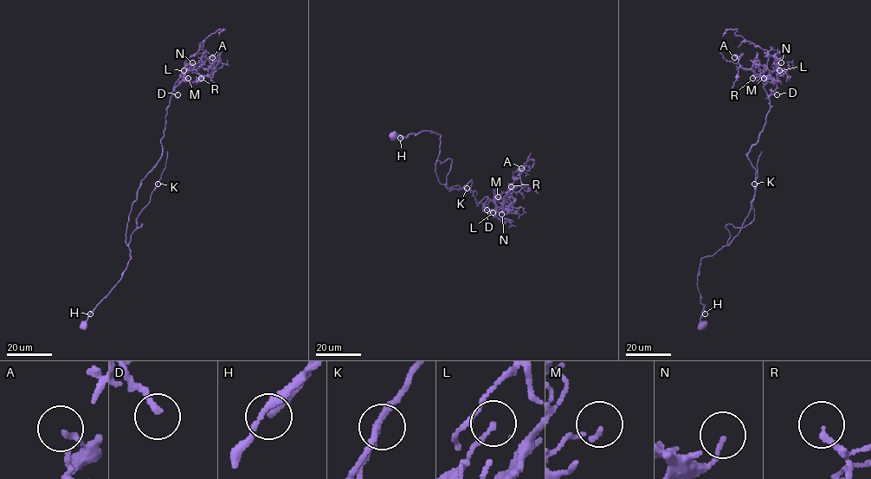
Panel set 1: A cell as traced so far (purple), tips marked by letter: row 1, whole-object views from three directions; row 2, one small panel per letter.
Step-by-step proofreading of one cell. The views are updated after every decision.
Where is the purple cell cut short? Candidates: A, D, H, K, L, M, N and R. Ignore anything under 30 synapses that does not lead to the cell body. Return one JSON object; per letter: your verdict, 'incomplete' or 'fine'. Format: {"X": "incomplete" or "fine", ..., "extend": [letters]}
{"A": "fine", "D": "incomplete", "H": "fine", "K": "fine", "L": "fine", "M": "fine", "N": "fine", "R": "fine", "extend": ["D"]}

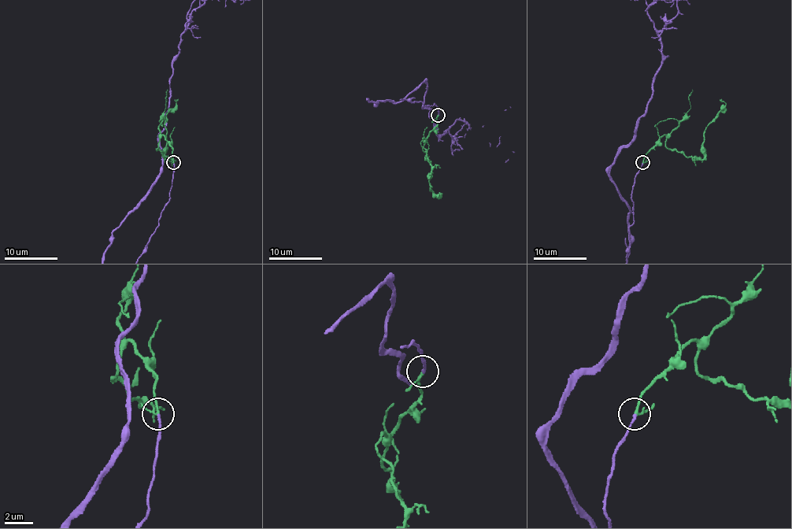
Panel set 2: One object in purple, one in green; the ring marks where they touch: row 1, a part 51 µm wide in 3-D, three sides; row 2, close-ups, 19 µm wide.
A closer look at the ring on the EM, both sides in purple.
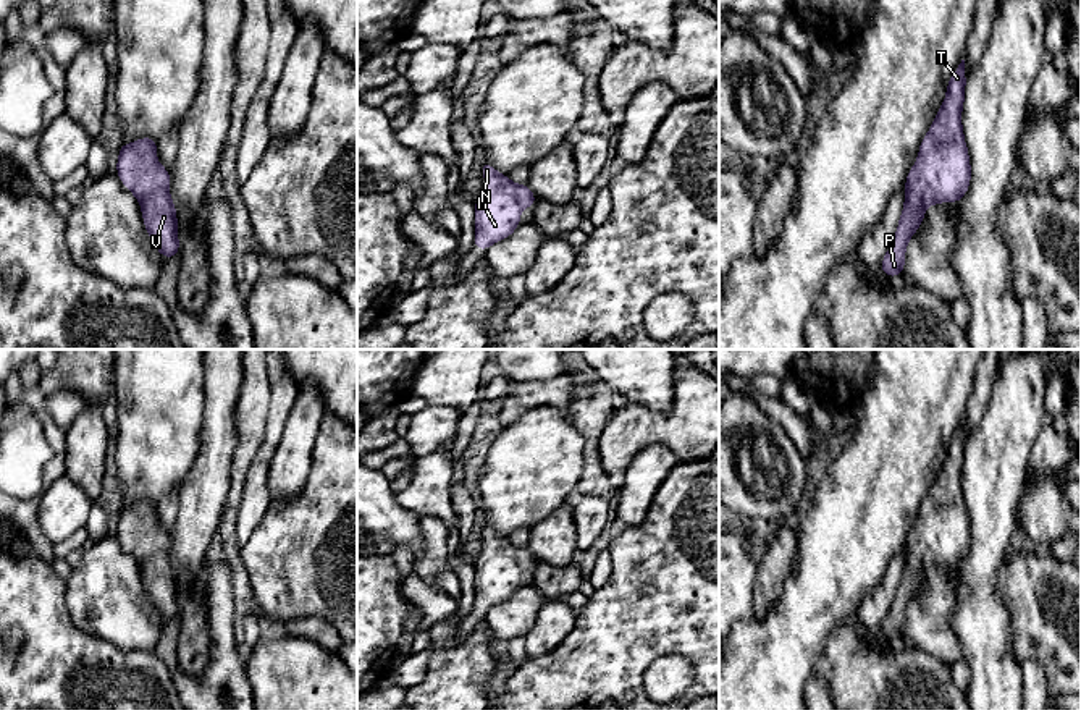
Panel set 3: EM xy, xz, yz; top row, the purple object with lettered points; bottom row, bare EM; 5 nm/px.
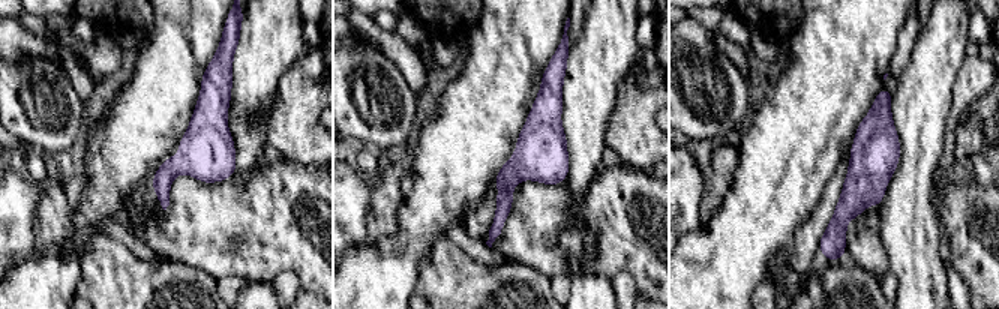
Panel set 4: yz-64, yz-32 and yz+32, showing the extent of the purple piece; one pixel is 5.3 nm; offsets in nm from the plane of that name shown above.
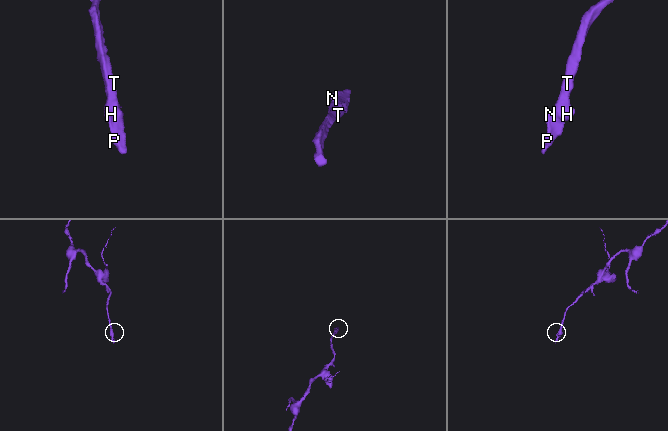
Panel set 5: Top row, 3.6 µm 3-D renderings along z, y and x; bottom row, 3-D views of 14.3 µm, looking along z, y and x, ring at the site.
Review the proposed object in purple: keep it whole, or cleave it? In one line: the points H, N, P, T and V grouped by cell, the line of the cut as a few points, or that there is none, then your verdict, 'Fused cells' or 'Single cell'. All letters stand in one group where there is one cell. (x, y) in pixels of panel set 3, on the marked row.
Groups: H N P T V. No split. Single cell

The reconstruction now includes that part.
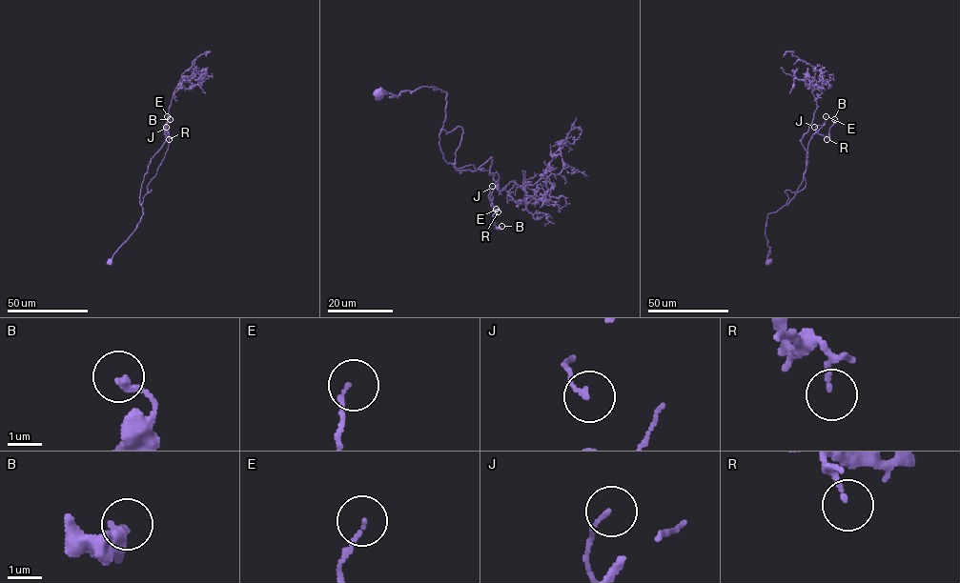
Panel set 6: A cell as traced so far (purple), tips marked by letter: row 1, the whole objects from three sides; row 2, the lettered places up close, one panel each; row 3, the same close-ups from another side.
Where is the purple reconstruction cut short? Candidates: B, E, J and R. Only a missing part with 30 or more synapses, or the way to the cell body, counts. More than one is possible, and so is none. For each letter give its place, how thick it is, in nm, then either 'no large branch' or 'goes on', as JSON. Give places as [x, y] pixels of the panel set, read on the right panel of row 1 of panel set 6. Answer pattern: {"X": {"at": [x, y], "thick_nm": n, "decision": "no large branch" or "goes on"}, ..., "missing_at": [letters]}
{"B": {"at": [834, 119], "thick_nm": 220, "decision": "no large branch"}, "E": {"at": [826, 116], "thick_nm": 90, "decision": "no large branch"}, "J": {"at": [814, 127], "thick_nm": 110, "decision": "no large branch"}, "R": {"at": [827, 139], "thick_nm": 110, "decision": "no large branch"}, "missing_at": []}

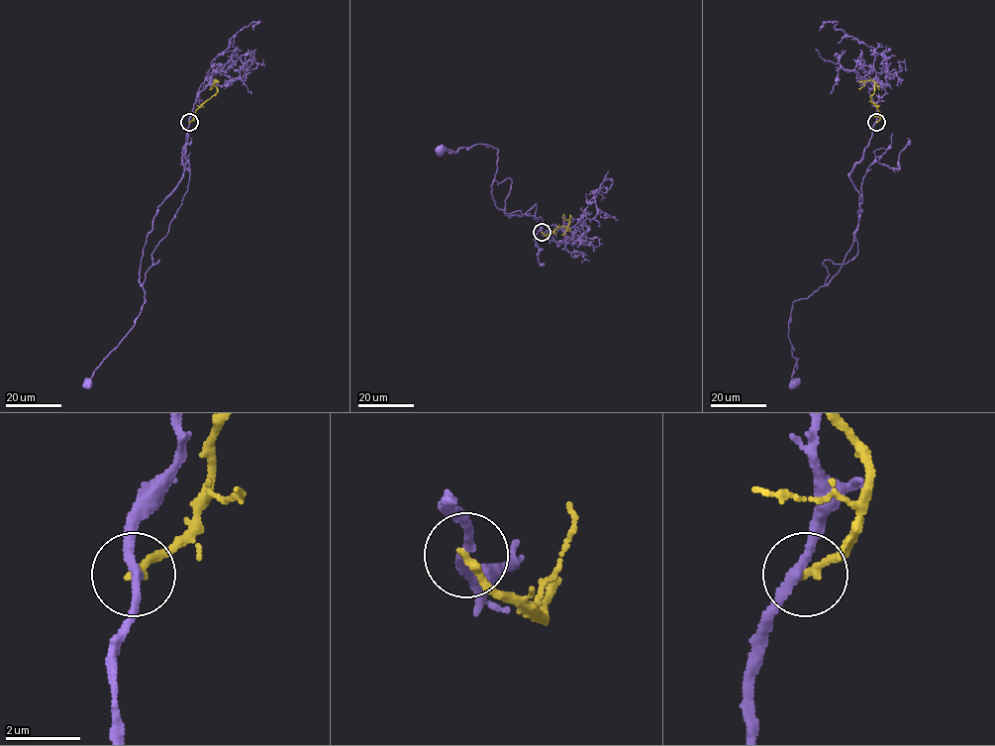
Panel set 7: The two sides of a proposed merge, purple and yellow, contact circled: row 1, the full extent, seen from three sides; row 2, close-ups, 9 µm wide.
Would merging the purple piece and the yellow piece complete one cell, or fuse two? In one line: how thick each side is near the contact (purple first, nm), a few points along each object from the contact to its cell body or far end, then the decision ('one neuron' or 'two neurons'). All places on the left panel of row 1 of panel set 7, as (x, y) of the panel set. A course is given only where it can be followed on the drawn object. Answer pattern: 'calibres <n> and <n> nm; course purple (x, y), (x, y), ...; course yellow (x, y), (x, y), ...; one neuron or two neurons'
calibres 240 and 220 nm; course purple (189, 122), (182, 178), (157, 207), (143, 250), (139, 282), (146, 300), (134, 327), (87, 383); course yellow (189, 122), (216, 93), (214, 82), (217, 80), (211, 88); two neurons

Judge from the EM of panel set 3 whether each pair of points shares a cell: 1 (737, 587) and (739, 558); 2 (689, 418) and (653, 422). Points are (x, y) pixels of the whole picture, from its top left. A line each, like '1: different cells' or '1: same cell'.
1: same cell
2: same cell

